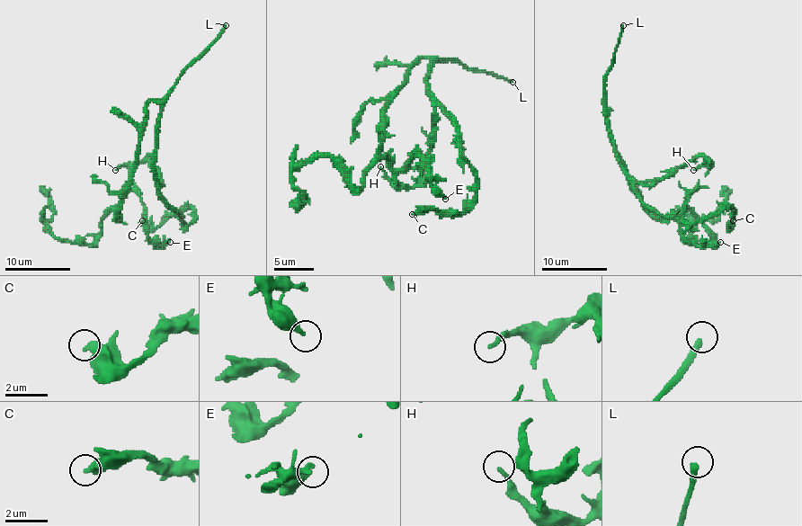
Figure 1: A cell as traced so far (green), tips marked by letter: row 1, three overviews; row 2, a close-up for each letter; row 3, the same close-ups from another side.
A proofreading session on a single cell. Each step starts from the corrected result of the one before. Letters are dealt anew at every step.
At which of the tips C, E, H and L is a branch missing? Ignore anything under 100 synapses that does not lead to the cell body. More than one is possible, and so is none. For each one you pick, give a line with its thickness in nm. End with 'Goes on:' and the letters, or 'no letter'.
L: 320 nm
Goes on: L

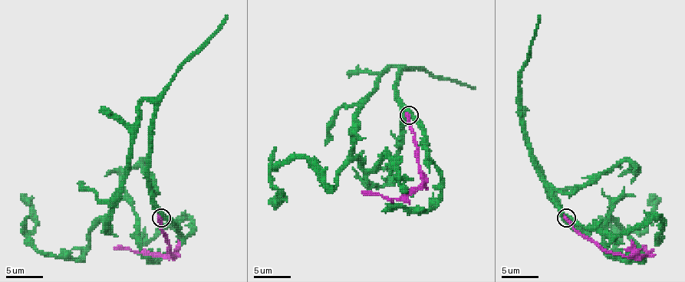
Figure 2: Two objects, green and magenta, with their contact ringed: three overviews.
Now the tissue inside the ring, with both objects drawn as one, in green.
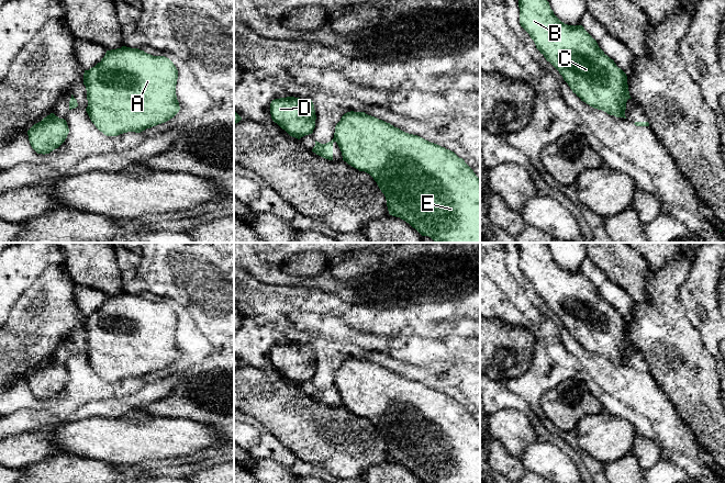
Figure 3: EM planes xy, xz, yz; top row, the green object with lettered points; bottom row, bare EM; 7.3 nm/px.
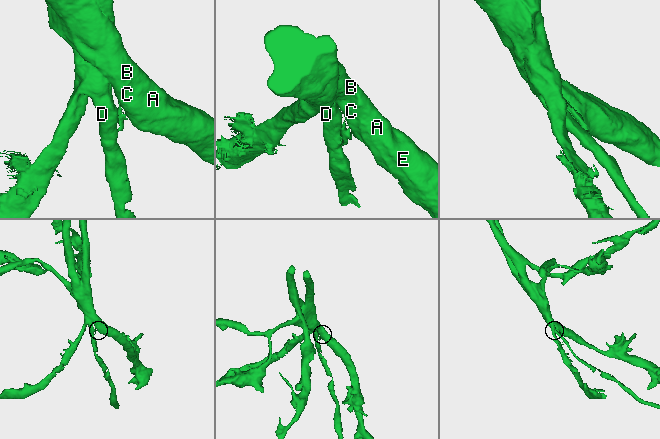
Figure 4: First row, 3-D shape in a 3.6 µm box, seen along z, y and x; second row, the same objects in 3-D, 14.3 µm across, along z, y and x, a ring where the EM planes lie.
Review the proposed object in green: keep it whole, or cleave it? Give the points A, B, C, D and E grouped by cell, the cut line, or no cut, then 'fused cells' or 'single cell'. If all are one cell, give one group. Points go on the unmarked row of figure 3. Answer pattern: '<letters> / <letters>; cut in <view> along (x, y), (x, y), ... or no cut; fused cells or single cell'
A B C E / D; cut in xz along (334, 383), (335, 386); fused cells

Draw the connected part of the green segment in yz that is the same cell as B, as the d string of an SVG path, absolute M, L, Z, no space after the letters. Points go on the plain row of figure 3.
M517 243L520 270L529 280L536 294L562 322L573 339L590 352L610 361L624 363L626 348L632 345L627 322L599 293L596 287L582 271L561 268L550 255L546 243Z

